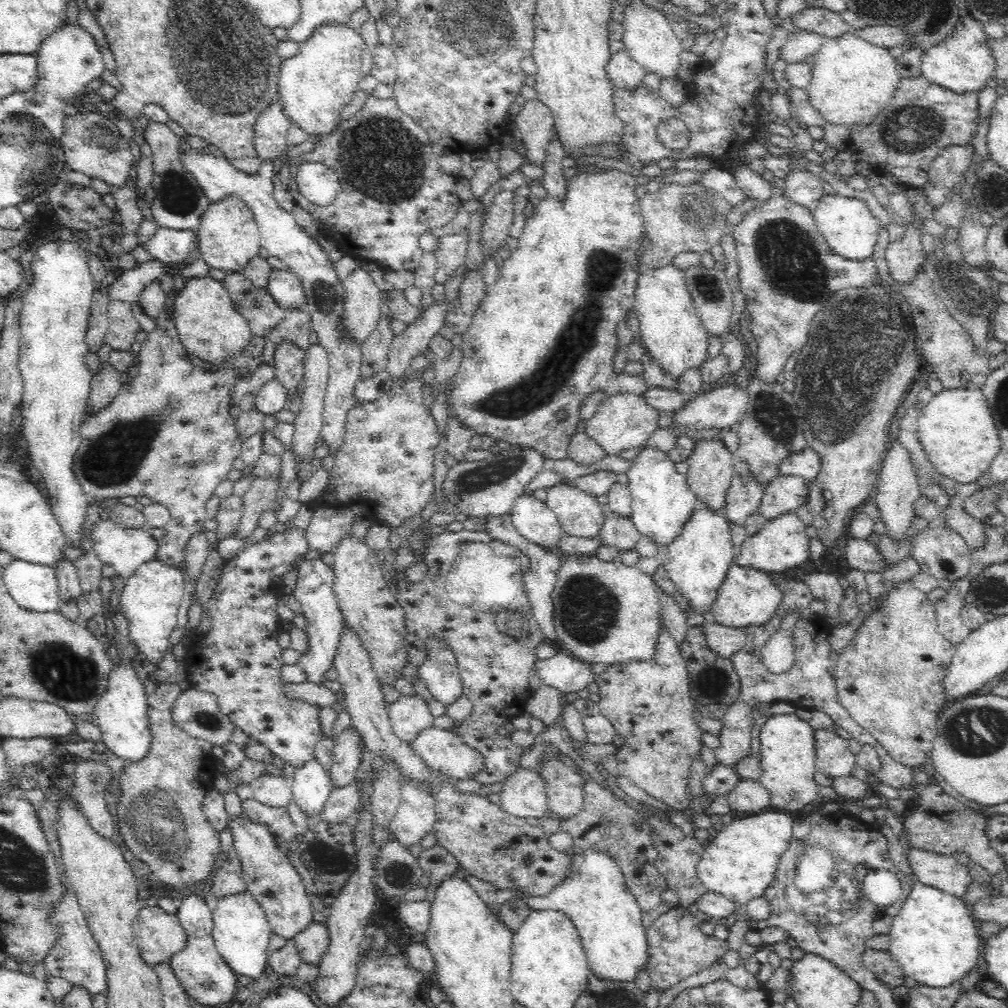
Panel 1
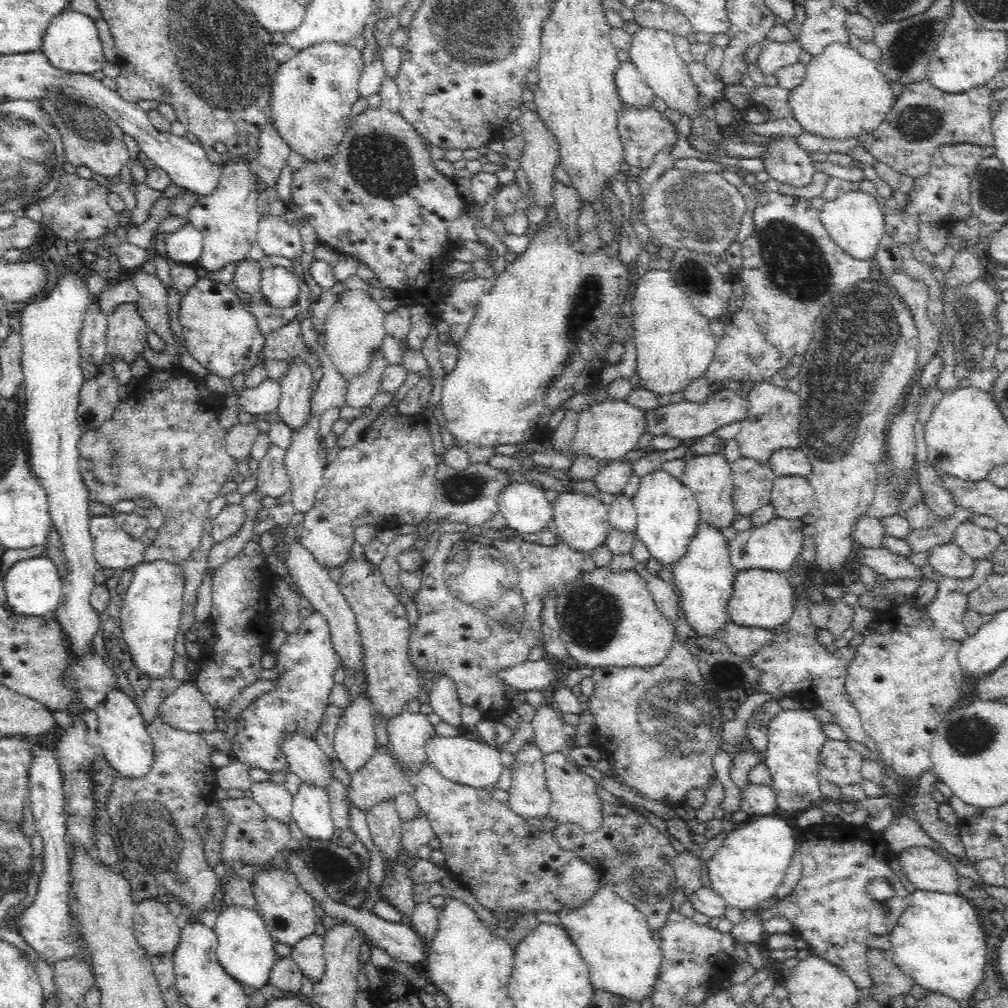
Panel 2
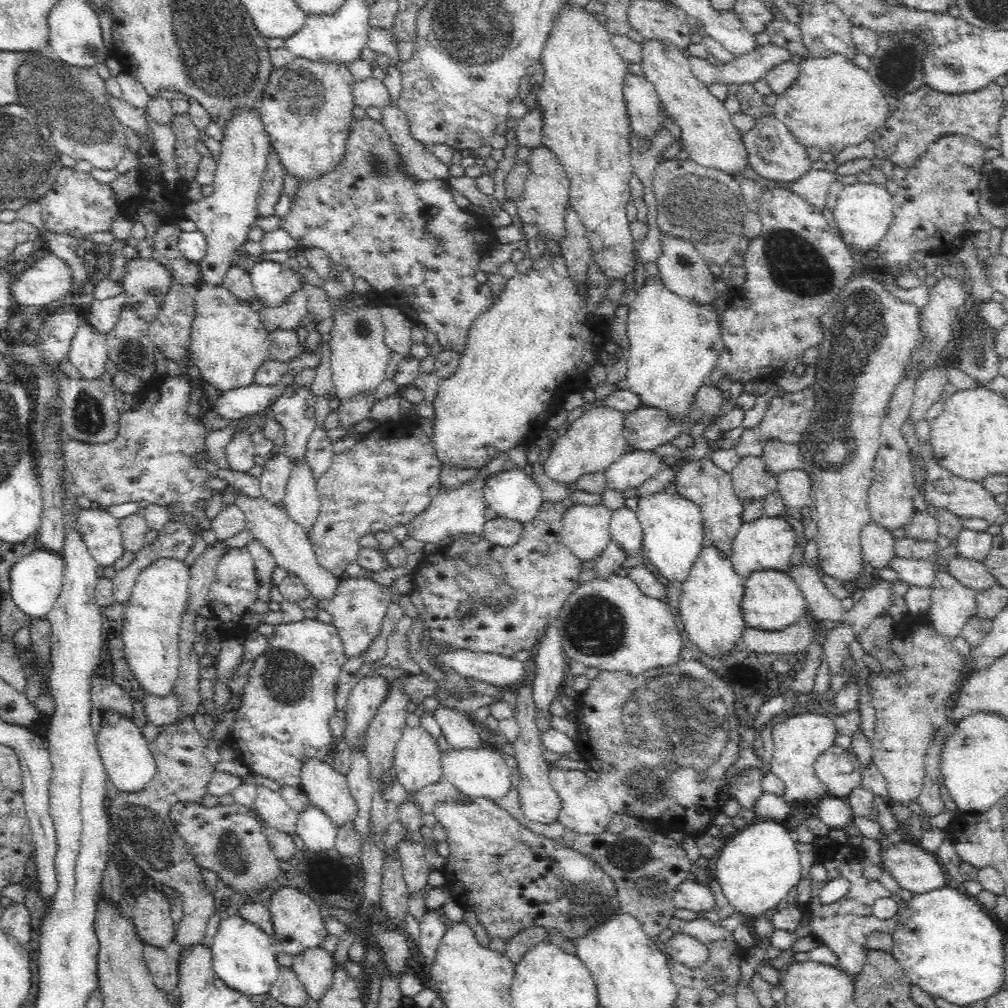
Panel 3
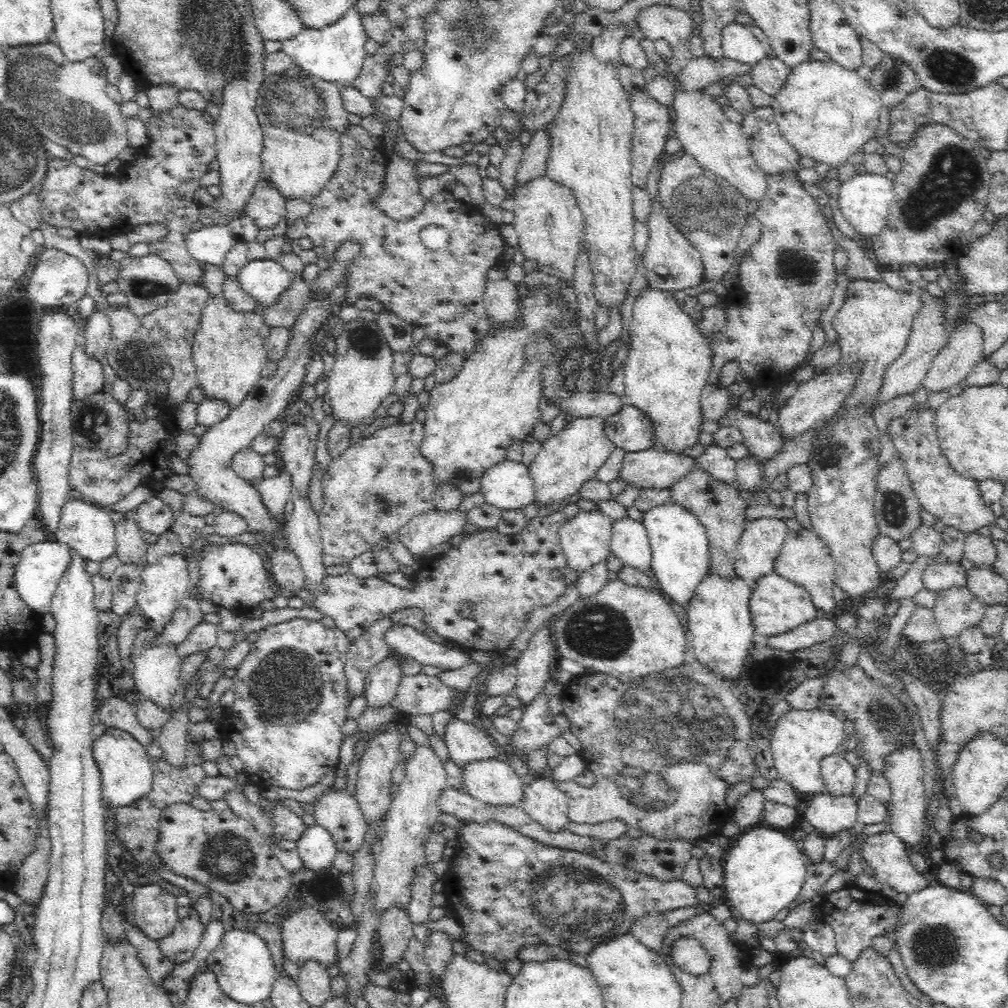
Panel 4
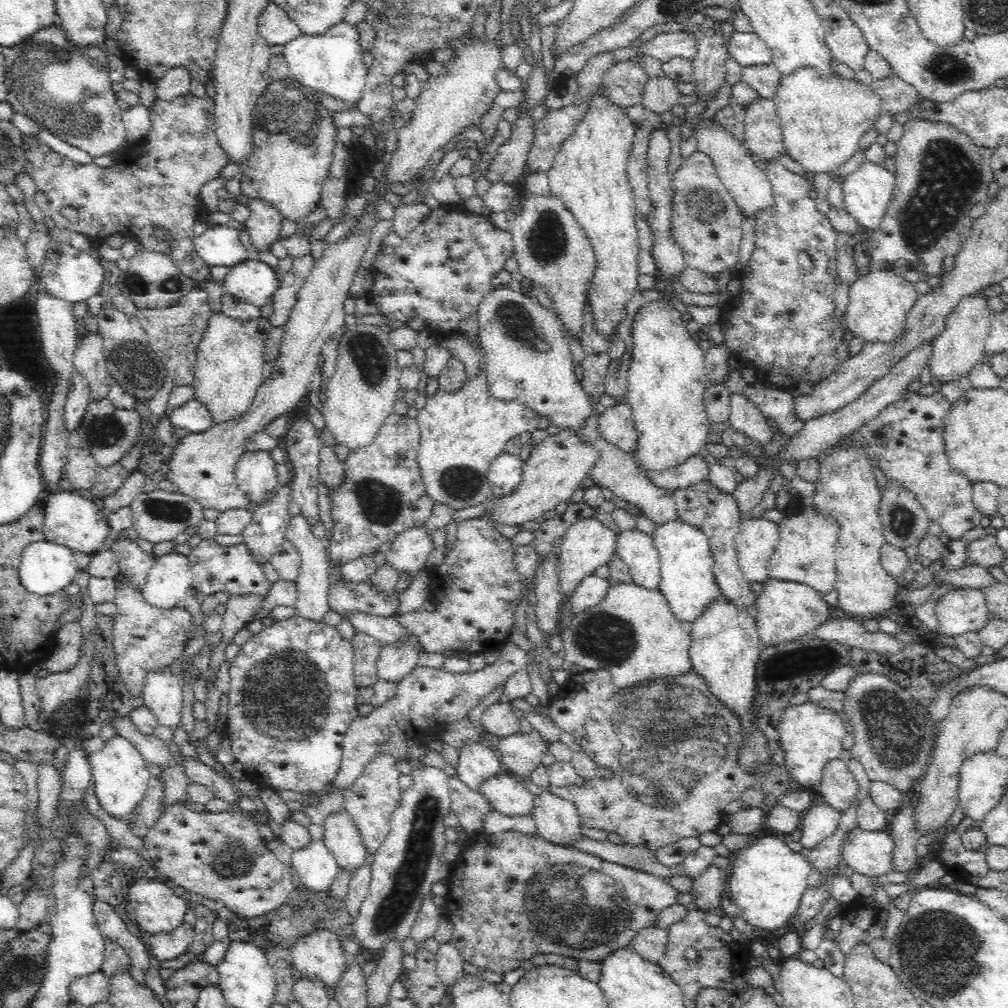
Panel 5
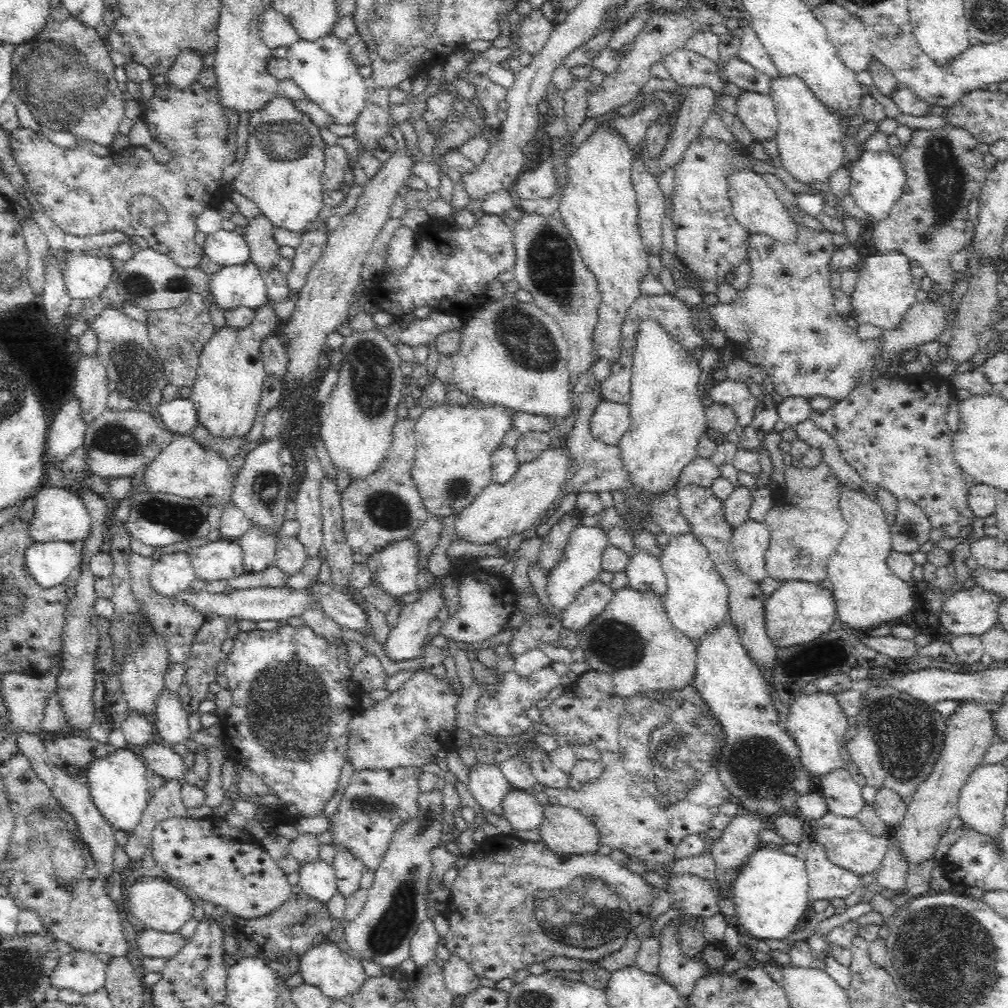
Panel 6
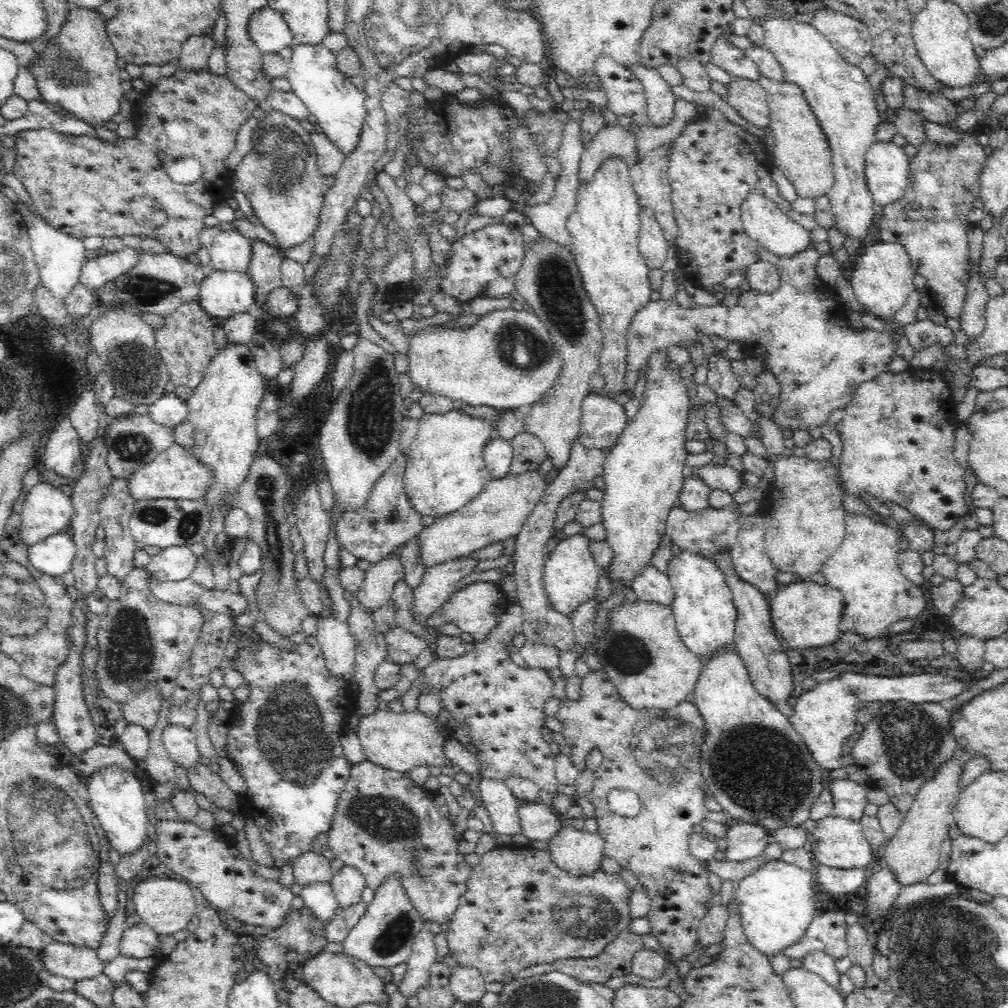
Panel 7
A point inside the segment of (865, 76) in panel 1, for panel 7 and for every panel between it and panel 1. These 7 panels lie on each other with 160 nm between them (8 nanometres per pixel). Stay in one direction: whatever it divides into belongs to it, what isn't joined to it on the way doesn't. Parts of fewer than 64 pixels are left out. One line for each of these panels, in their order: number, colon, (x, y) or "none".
2: (843, 94)
3: (833, 103)
4: (827, 112)
5: (822, 117)
6: (811, 136)
7: (801, 150)

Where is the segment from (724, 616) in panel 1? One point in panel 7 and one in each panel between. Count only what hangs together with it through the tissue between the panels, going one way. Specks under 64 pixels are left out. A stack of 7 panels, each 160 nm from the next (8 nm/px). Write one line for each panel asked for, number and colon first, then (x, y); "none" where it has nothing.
2: (760, 598)
3: (771, 600)
4: (776, 605)
5: (785, 610)
6: (796, 612)
7: (804, 614)

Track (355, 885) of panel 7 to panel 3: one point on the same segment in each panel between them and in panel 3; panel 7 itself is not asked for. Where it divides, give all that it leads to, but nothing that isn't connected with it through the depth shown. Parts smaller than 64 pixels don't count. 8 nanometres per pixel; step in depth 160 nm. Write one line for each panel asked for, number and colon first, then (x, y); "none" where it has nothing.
3: (326, 788)
4: (339, 811)
5: (341, 835)
6: (348, 869)

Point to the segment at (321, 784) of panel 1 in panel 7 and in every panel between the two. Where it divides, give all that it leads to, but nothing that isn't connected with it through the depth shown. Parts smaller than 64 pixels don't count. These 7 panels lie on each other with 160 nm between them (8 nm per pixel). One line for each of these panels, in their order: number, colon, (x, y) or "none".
2: (311, 811)
3: (318, 832)
4: (316, 848)
5: (316, 867)
6: (317, 879)
7: (319, 896)

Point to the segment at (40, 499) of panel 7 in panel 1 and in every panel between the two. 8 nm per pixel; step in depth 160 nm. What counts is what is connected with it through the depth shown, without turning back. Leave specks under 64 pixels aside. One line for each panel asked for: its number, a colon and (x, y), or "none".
1: (125, 549)
2: (113, 548)
3: (101, 533)
4: (86, 528)
5: (71, 519)
6: (60, 515)

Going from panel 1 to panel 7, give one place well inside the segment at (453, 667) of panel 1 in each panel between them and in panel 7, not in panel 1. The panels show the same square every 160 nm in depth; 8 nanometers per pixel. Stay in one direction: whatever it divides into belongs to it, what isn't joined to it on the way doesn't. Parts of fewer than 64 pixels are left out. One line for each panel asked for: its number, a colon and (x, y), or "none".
2: (443, 696)
3: (457, 729)
4: (466, 741)
5: (476, 761)
6: (488, 785)
7: (501, 805)

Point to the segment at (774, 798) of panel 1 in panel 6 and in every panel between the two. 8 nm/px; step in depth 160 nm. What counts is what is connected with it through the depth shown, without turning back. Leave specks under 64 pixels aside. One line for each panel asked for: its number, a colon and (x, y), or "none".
2: (794, 736)
3: (798, 741)
4: (799, 739)
5: (810, 736)
6: (816, 724)

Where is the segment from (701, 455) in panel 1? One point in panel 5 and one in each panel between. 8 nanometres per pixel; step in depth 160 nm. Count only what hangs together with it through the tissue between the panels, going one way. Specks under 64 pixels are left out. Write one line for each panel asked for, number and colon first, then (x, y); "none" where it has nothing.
2: (709, 477)
3: (702, 481)
4: (720, 507)
5: (702, 504)

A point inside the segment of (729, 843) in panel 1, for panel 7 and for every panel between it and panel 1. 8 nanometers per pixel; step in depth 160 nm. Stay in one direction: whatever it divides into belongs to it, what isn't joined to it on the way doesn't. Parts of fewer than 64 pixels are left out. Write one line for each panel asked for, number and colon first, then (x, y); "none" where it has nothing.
2: (746, 870)
3: (758, 865)
4: (764, 870)
5: (767, 879)
6: (770, 893)
7: (776, 903)

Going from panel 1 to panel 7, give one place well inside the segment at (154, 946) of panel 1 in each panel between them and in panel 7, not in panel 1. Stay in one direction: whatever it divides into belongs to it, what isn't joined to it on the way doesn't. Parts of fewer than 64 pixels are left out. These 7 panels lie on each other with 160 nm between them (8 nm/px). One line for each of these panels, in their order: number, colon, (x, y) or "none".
2: (158, 932)
3: (151, 912)
4: (154, 914)
5: (158, 910)
6: (159, 905)
7: (165, 905)

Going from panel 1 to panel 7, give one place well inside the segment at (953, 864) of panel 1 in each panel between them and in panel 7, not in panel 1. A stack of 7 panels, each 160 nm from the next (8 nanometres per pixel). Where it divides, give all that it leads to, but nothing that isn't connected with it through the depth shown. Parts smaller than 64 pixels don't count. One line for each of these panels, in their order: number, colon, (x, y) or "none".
2: (927, 870)
3: (916, 870)
4: (886, 853)
5: (871, 853)
6: (849, 845)
7: (840, 843)

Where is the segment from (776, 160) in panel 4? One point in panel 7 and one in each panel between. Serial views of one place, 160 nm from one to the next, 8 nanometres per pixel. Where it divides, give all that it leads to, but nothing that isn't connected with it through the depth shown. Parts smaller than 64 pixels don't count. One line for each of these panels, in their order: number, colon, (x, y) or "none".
5: (762, 135)
6: (757, 111)
7: (749, 99)

